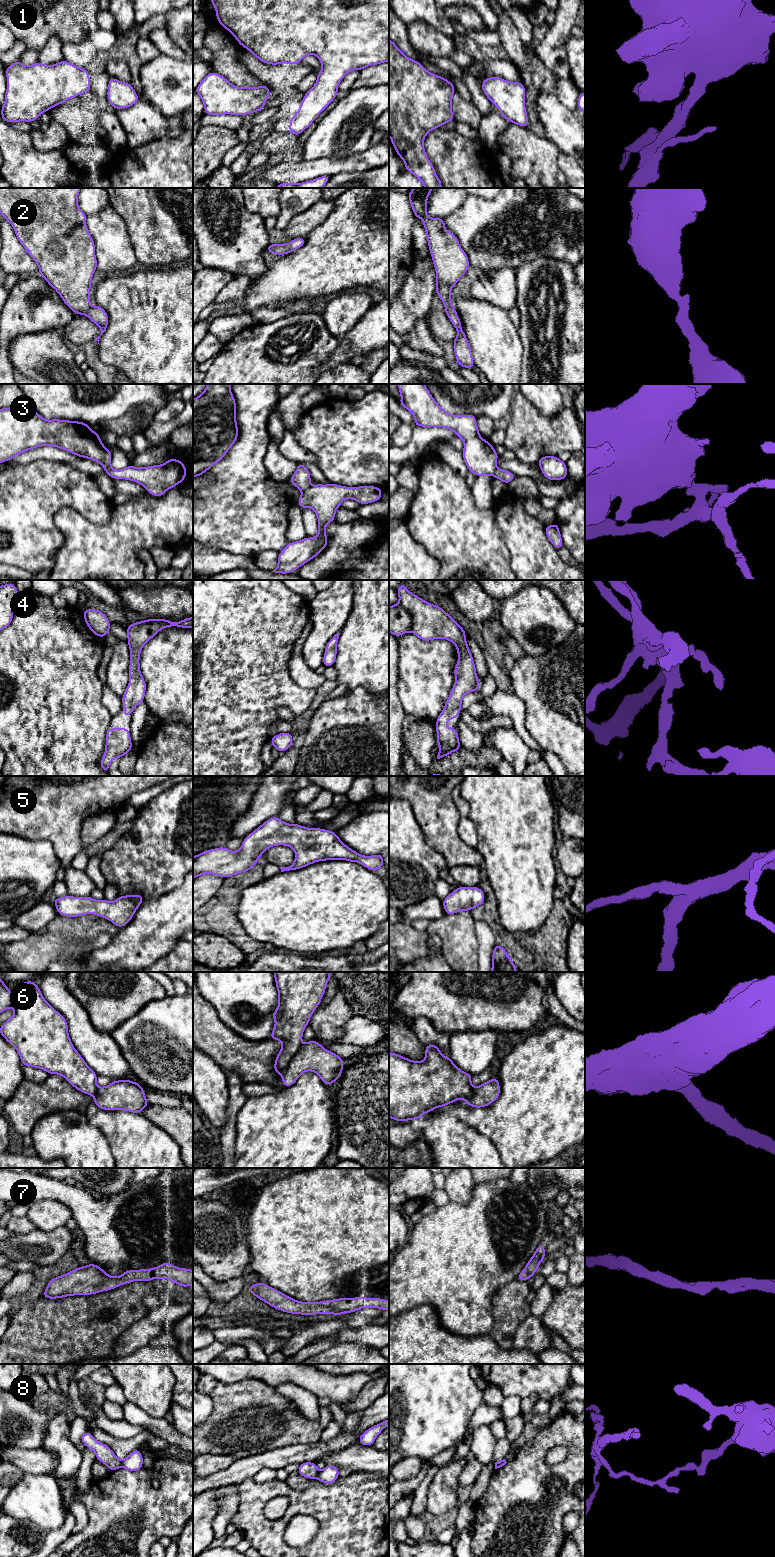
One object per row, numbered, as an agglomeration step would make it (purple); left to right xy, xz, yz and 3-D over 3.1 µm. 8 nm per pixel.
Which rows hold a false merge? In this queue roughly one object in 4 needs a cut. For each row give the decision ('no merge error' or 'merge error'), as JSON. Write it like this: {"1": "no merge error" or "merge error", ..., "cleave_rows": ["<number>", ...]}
{"1": "no merge error", "2": "no merge error", "3": "merge error", "4": "no merge error", "5": "no merge error", "6": "merge error", "7": "no merge error", "8": "merge error", "cleave_rows": ["3", "6", "8"]}

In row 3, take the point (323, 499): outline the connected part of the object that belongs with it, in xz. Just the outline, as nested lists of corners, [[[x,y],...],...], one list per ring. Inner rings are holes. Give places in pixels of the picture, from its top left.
[[[318,483],[302,491],[297,505],[304,509],[310,507],[318,519],[318,534],[314,538],[305,537],[290,542],[279,552],[277,567],[272,571],[289,574],[299,569],[322,552],[328,543],[325,528],[329,522],[336,521],[335,513],[341,503],[347,499],[356,500],[360,505],[377,502],[383,490],[377,486],[347,487],[339,484],[323,485]]]

